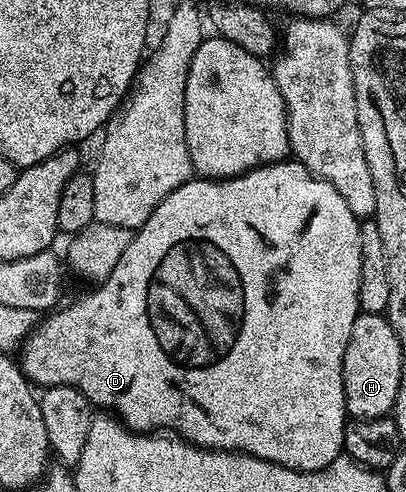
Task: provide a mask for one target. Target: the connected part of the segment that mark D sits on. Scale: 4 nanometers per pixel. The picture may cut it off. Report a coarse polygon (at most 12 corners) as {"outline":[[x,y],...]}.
{"outline":[[177,186],[23,341],[133,432],[340,459],[360,217]]}

